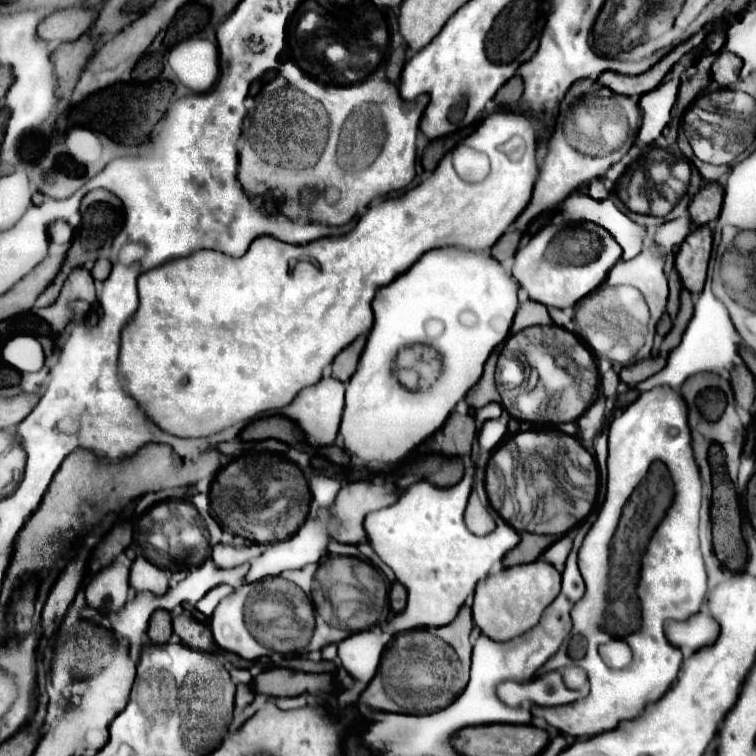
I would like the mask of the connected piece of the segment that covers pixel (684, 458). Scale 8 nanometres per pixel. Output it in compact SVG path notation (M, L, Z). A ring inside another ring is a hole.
M654 387L654 389L650 389L650 391L646 391L646 393L642 393L642 395L640 395L640 397L638 397L638 399L636 399L636 401L634 401L634 403L632 403L632 405L630 405L630 407L628 407L626 411L622 411L622 413L620 413L618 417L614 417L614 421L612 421L612 425L610 425L610 435L608 435L608 449L610 449L610 453L608 453L608 493L606 493L606 501L604 501L604 505L602 505L602 509L600 509L600 513L598 513L598 517L596 517L596 521L592 523L592 527L590 527L590 531L586 533L586 537L584 537L584 543L582 543L582 547L580 547L580 555L578 555L578 567L580 567L580 573L582 573L582 577L584 577L584 581L586 581L586 595L584 595L584 599L582 599L582 601L578 601L578 603L574 605L574 609L572 609L572 621L574 621L574 629L572 629L572 631L574 631L574 633L578 633L578 635L584 635L584 637L586 637L586 641L588 641L588 648L585 655L586 657L584 657L584 659L580 659L580 661L572 661L571 658L568 659L569 657L568 657L568 653L566 653L566 647L560 647L560 651L558 651L558 653L556 653L554 657L550 657L550 659L548 659L548 663L546 663L546 665L544 665L544 667L540 669L540 673L548 673L548 671L560 670L562 669L562 667L568 667L568 665L578 665L578 667L582 667L582 663L586 663L585 670L590 669L590 673L586 673L586 675L588 675L588 683L590 683L590 693L588 693L588 695L586 695L584 699L580 699L580 701L576 701L576 703L570 703L570 705L562 705L562 707L532 707L532 715L534 715L534 717L542 717L542 719L546 719L546 723L548 723L548 725L552 725L552 727L556 727L558 731L562 731L562 733L566 733L566 735L572 735L572 737L594 737L594 735L600 735L602 731L612 731L612 729L616 729L616 727L620 725L620 721L630 721L630 719L636 719L636 717L638 717L638 715L640 715L640 713L644 711L644 707L646 707L648 703L654 703L654 701L658 701L658 699L660 699L660 697L662 697L662 695L664 695L664 693L666 693L666 691L670 689L670 685L674 683L674 679L676 679L676 675L678 675L678 669L680 669L680 665L682 665L682 651L680 651L678 647L674 647L674 645L670 645L670 641L668 641L668 639L666 639L666 635L664 635L664 625L666 625L668 621L686 621L686 619L688 619L690 615L694 615L694 613L698 613L698 611L700 611L700 605L702 605L702 601L704 601L704 597L706 597L706 589L708 589L708 587L706 587L706 571L704 571L704 559L702 559L702 553L700 553L700 547L698 547L698 511L700 511L700 499L702 499L702 485L700 485L700 473L698 473L698 467L696 467L696 461L694 461L694 453L692 453L692 447L690 447L690 429L688 429L688 421L686 421L686 403L682 403L682 397L680 397L678 393L674 393L674 391L670 389L670 387ZM656 459L658 459L658 461L664 461L664 463L666 463L666 467L668 467L668 471L670 471L670 477L672 477L672 481L674 481L674 501L672 501L672 505L670 505L670 509L666 511L666 533L660 533L660 531L656 529L656 533L654 533L654 535L650 537L650 541L648 541L648 545L646 545L646 551L644 551L644 557L642 557L642 573L640 573L640 581L638 581L638 587L636 587L636 593L638 593L638 599L640 599L640 607L642 607L642 625L640 625L640 629L638 629L638 633L630 633L630 635L626 637L626 641L628 641L628 645L630 645L630 647L632 647L632 651L634 651L634 659L632 659L632 663L630 663L630 665L628 665L626 669L617 669L620 671L614 671L614 669L610 669L610 665L608 665L608 663L606 663L606 659L602 657L602 645L606 645L606 643L610 643L612 639L619 639L619 638L614 638L614 636L610 635L603 628L605 615L606 615L606 607L608 607L608 571L610 571L610 541L612 541L612 535L614 535L614 531L616 531L616 523L620 521L620 513L622 513L622 507L624 507L624 503L626 503L626 501L628 501L628 497L632 495L632 491L634 491L634 487L636 487L636 485L638 485L638 483L640 483L640 481L642 481L642 479L646 477L646 473L648 473L648 469L650 469L650 463L652 463L652 461L656 461Z

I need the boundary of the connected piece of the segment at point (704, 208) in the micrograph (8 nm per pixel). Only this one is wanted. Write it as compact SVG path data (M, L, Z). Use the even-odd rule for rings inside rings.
M710 183L704 185L696 197L692 199L688 211L690 211L690 221L700 227L700 225L708 225L710 221L714 221L720 215L720 207L722 207L722 197L724 197L724 189L718 183Z

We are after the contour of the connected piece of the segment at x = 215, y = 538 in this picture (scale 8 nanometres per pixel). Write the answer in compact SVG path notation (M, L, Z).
M208 514L203 518L210 535L210 544L214 546L222 539L223 529L222 527Z

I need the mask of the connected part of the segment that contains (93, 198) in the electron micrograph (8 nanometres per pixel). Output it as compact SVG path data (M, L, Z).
M94 189L84 195L80 213L82 223L76 229L74 241L80 243L84 251L96 255L96 259L108 257L112 237L116 237L124 215L120 199L106 189Z

